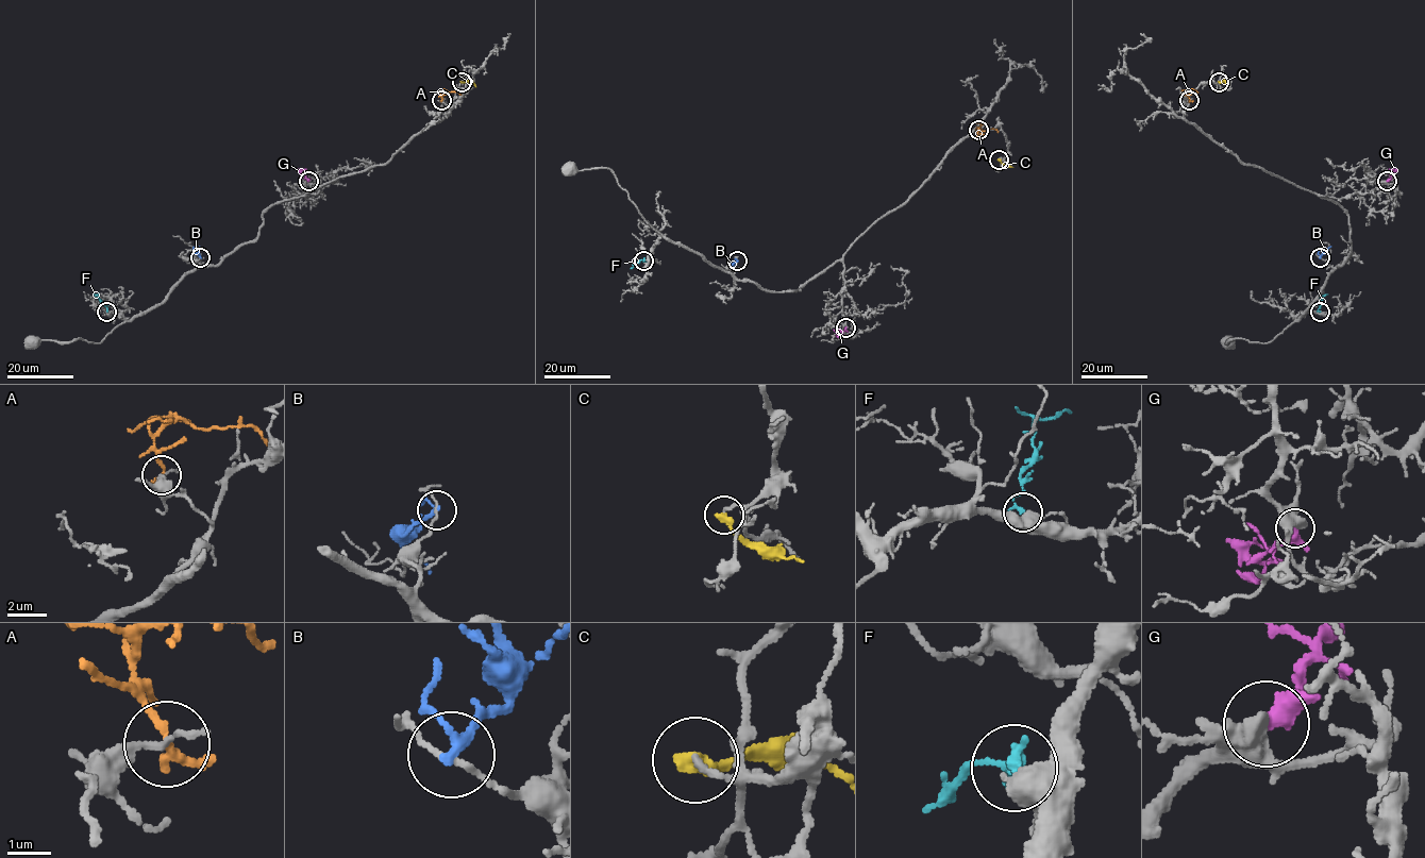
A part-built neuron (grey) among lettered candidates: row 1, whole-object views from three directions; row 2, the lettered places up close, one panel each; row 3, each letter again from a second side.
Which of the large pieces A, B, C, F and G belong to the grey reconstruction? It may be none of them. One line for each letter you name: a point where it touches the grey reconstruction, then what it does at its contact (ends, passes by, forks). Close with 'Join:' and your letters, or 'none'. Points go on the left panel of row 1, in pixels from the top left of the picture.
F: meets grey at (106, 312); it ends there
Join: F

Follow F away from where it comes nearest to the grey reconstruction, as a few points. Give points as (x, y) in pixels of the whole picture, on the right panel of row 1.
F: (1319, 312), (1321, 297), (1327, 295)

